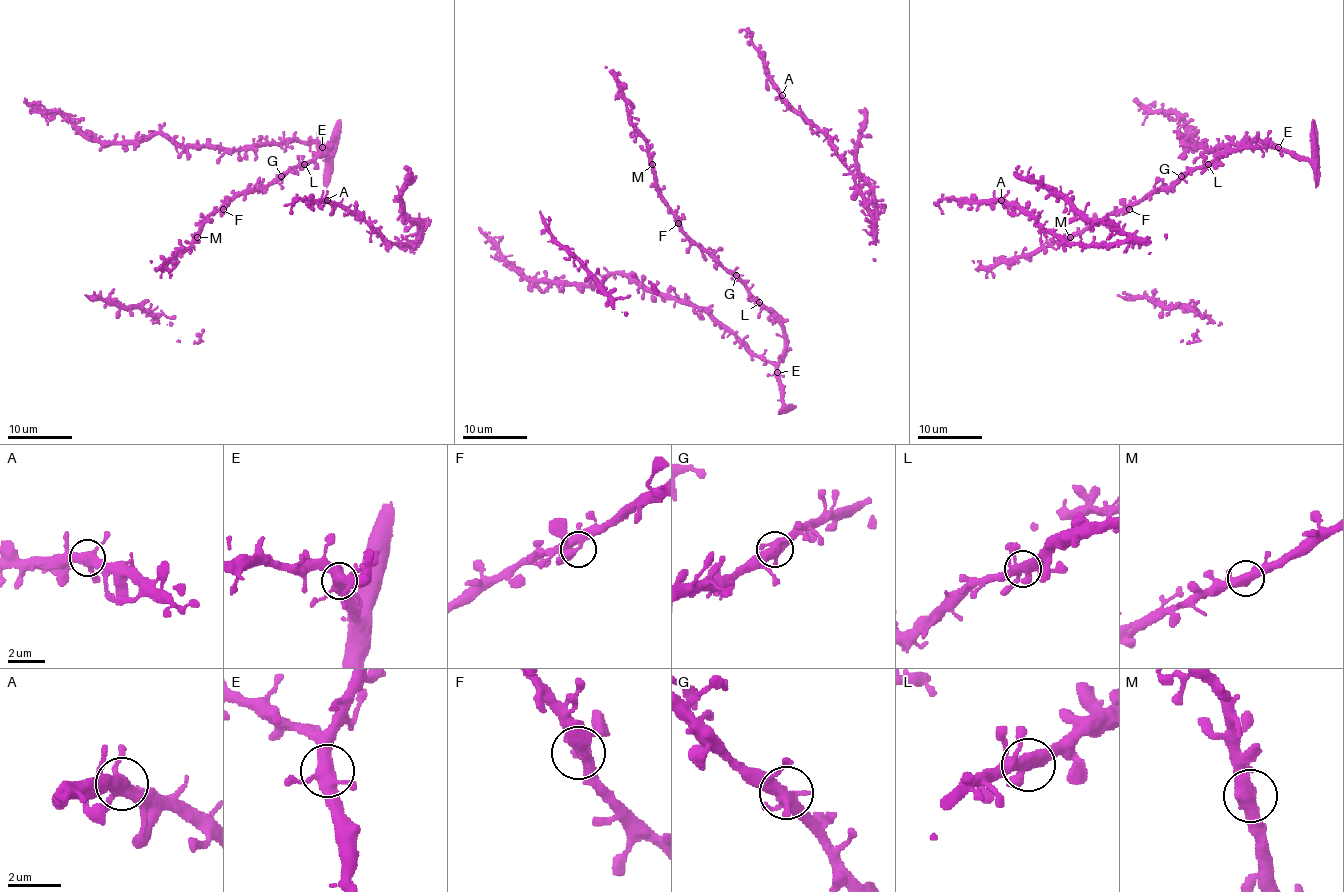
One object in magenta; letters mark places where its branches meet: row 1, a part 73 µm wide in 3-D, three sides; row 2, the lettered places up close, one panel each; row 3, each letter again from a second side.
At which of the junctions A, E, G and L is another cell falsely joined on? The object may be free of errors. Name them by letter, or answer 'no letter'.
no letter

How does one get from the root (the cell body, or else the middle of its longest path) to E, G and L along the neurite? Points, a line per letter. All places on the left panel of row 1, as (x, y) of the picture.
E: (224, 206), (237, 195), (264, 190), (287, 171), (308, 164), (328, 147), (322, 147)
G: (224, 206), (237, 195), (263, 190), (282, 176)
L: (224, 206), (237, 195), (264, 190), (287, 171), (304, 164)

